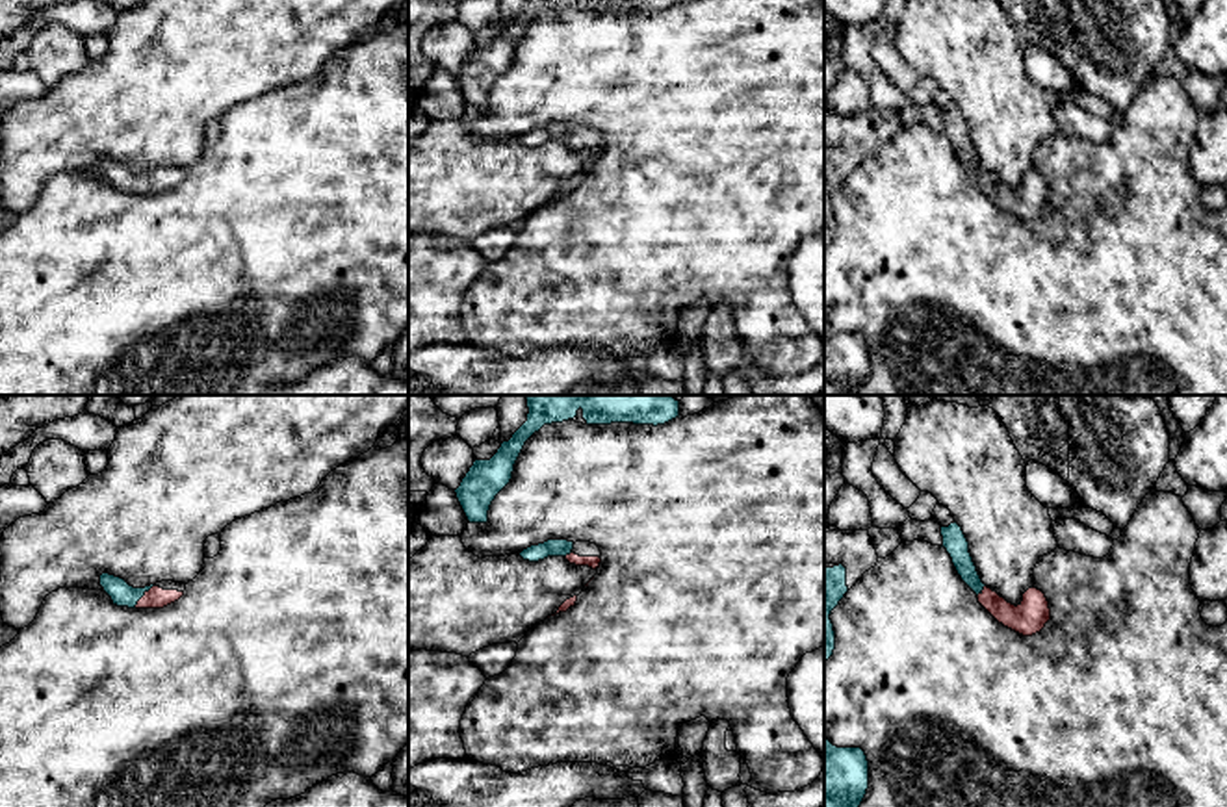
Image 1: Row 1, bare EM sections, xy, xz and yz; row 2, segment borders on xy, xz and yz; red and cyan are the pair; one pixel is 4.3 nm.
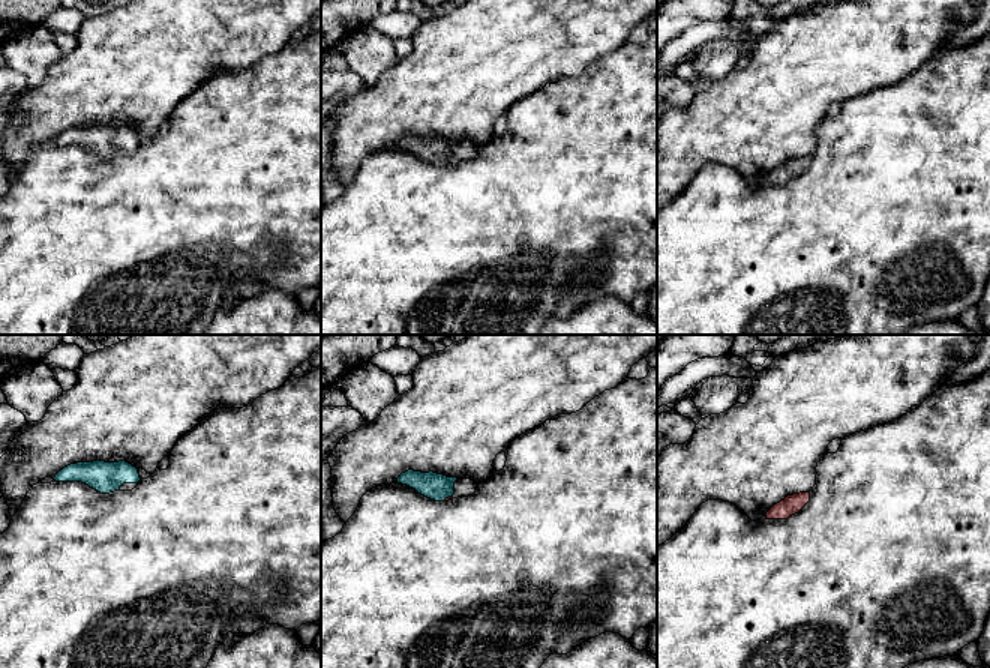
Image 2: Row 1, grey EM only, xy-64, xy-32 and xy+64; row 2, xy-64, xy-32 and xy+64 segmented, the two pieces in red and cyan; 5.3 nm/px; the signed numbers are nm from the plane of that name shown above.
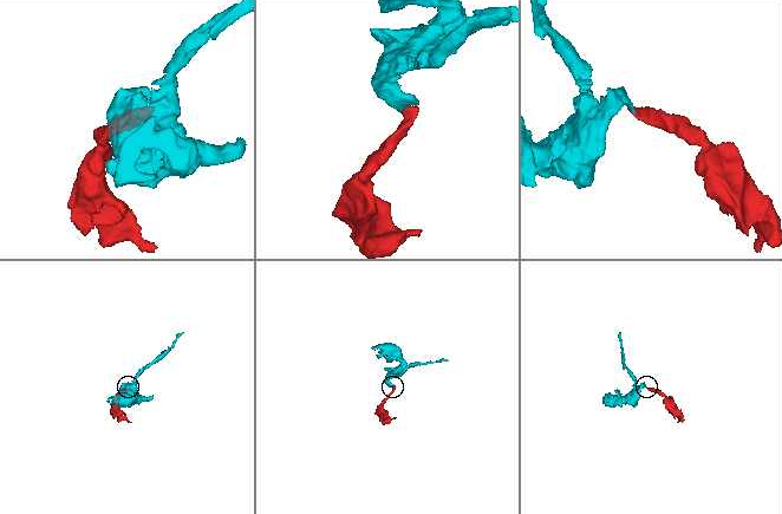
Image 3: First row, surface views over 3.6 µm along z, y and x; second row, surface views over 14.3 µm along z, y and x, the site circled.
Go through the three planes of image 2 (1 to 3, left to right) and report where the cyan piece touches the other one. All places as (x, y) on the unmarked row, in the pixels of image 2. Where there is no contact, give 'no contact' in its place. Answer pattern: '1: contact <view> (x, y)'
1: no contact
2: contact xy-32 (446, 162)
3: no contact

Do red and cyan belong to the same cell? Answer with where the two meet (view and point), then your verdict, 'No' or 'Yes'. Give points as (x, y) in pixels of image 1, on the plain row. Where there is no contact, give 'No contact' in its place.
Touches red at xy (143, 180). Yes

